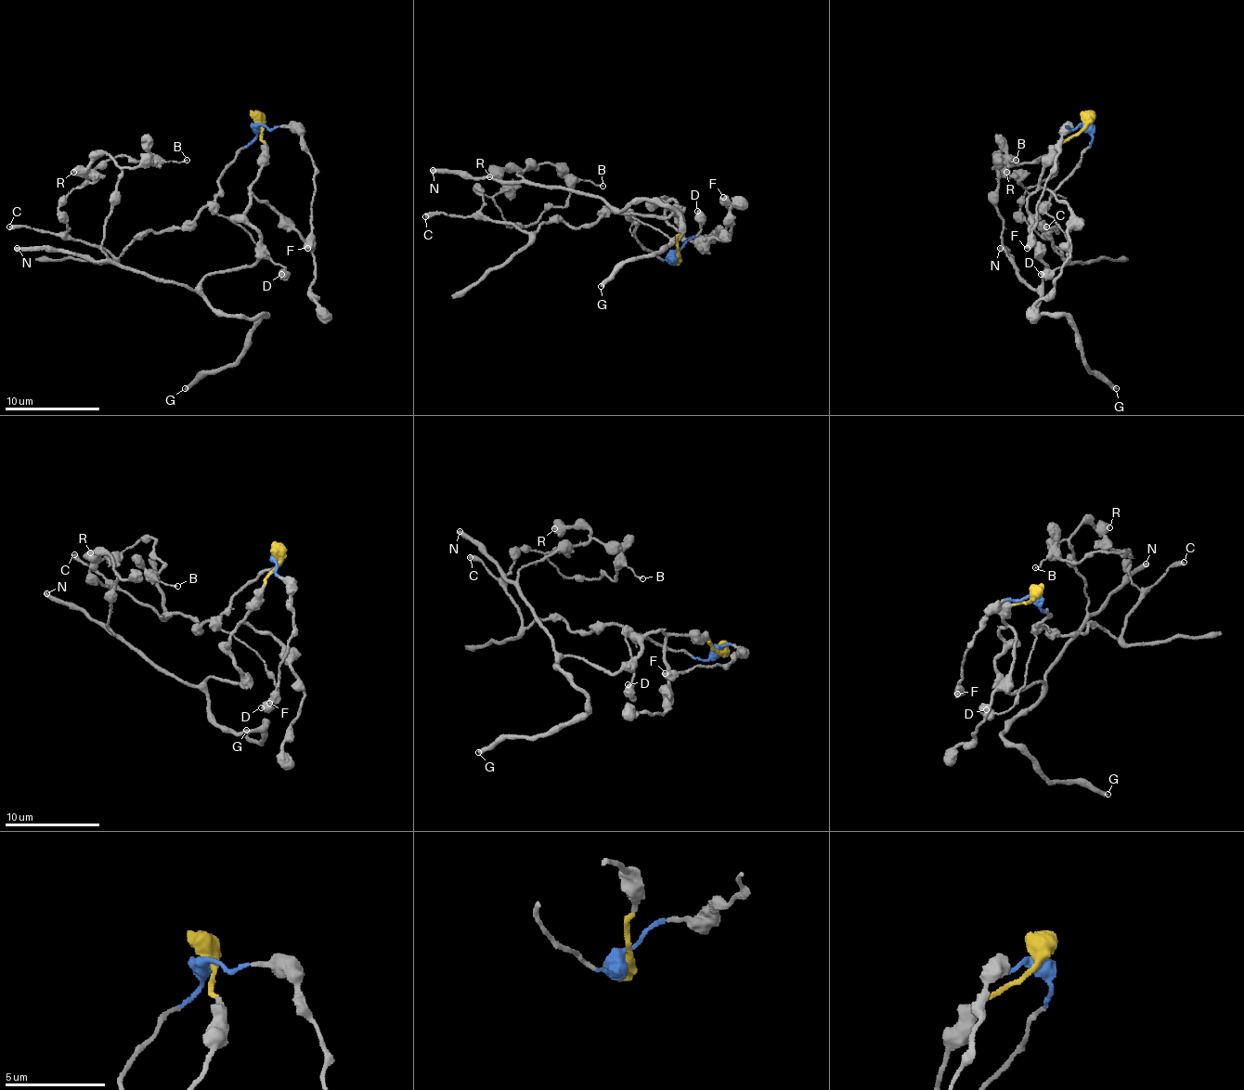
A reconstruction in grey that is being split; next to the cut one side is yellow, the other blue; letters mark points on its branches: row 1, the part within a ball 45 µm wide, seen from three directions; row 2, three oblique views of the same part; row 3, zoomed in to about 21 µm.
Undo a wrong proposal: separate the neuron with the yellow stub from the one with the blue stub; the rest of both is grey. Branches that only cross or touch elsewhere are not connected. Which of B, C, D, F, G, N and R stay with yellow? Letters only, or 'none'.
G, N, R

